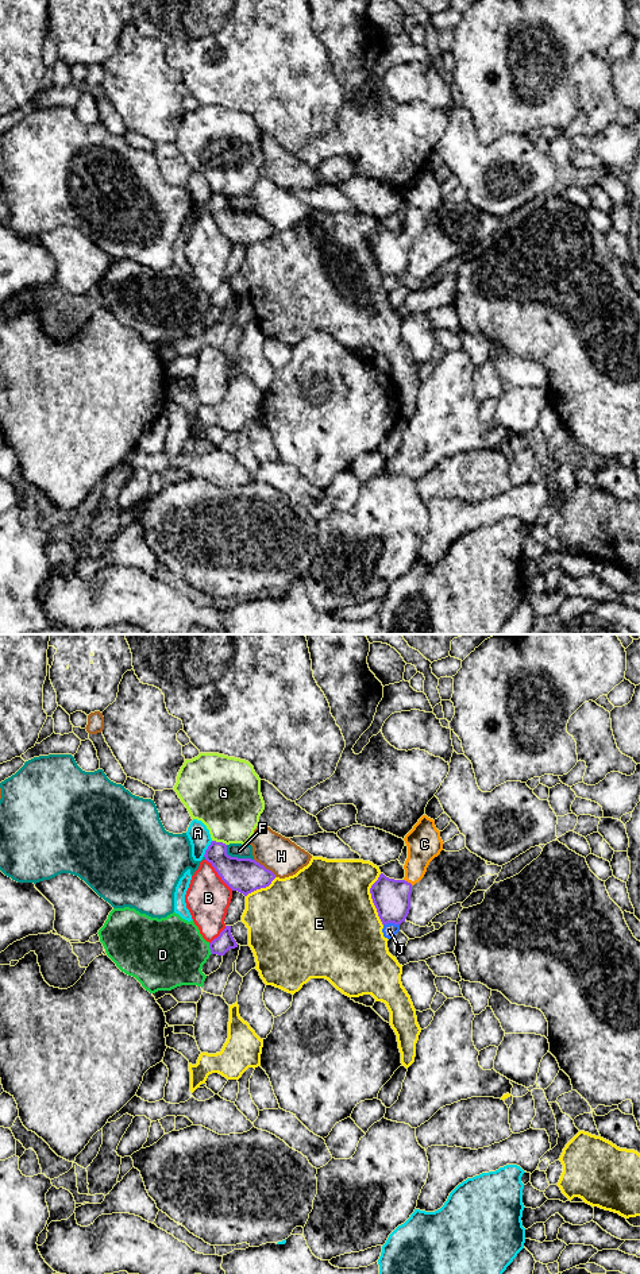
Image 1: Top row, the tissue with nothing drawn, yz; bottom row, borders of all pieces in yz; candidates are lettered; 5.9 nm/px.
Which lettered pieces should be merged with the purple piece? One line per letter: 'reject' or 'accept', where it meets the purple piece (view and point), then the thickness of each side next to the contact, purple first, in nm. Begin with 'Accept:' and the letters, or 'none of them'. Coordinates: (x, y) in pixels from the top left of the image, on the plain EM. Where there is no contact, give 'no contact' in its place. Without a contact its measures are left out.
Accept: C
A: reject; meets purple in yz at (207, 201); 190 nm thick on the purple side, 130 nm on the other
B: reject; meets purple in yz at (218, 226); 200 nm thick on the purple side, 260 nm on the other
C: accept; meets purple in yz at (407, 234); 220 nm thick on the purple side, 200 nm on the other
D: reject; meets purple in yz at (209, 300); 110 nm thick on the purple side, 420 nm on the other
E: reject; meets purple in yz at (371, 250); 220 nm thick on the purple side, 500 nm on the other
F: reject; meets purple in yz at (236, 209); 200 nm thick on the purple side, 90 nm on the other
G: reject; meets purple in yz at (219, 195); 200 nm thick on the purple side, 400 nm on the other
H: reject; meets purple in yz at (263, 219); 200 nm thick on the purple side, 220 nm on the other
J: reject; meets purple in yz at (390, 274); 220 nm thick on the purple side, 90 nm on the other

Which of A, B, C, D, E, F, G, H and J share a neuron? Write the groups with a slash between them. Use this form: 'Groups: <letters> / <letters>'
Groups: A / B / C / D / E / F / G / H / J

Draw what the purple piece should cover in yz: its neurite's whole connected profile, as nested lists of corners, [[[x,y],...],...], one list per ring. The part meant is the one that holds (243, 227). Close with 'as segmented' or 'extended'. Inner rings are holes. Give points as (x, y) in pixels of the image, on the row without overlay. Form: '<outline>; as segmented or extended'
[[[212,193],[204,209],[232,243],[238,243],[244,248],[269,239],[275,231],[271,223],[255,212],[228,208],[227,197],[223,194]]]; as segmented

